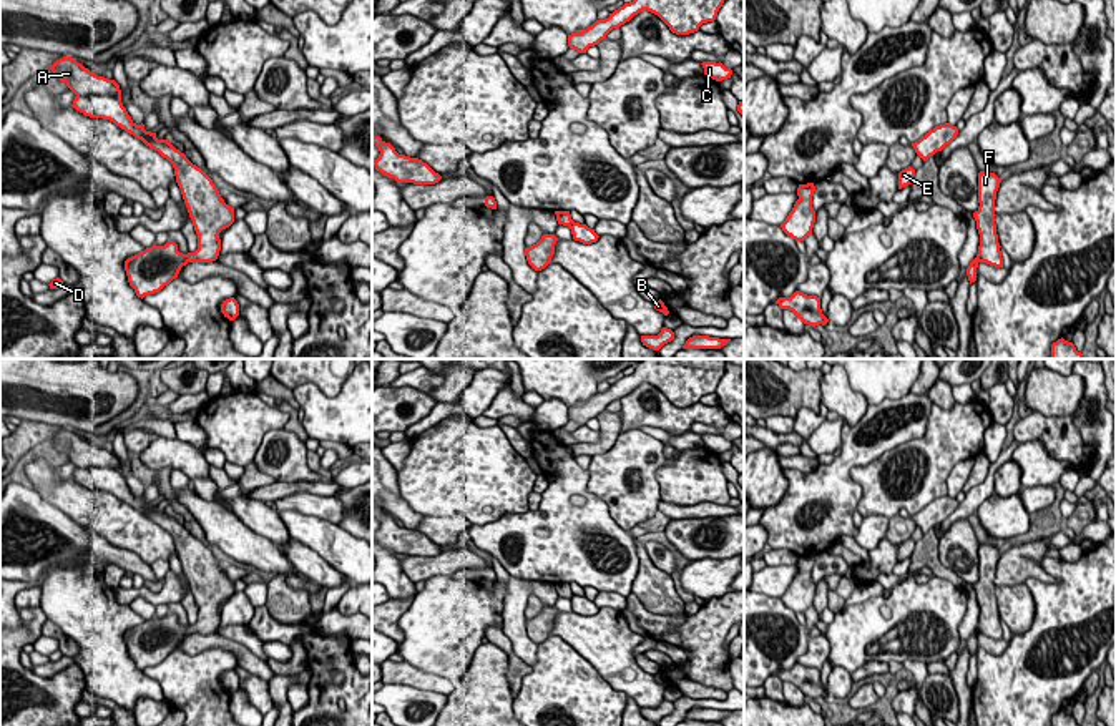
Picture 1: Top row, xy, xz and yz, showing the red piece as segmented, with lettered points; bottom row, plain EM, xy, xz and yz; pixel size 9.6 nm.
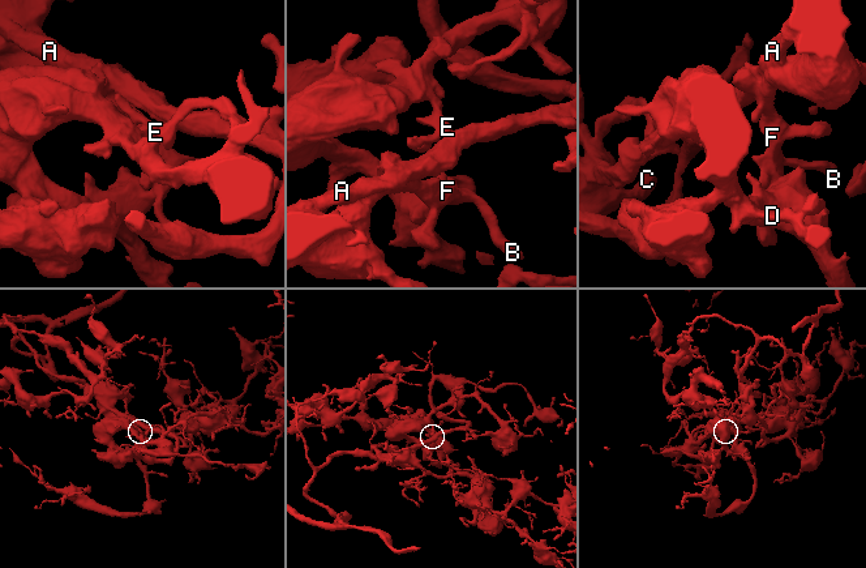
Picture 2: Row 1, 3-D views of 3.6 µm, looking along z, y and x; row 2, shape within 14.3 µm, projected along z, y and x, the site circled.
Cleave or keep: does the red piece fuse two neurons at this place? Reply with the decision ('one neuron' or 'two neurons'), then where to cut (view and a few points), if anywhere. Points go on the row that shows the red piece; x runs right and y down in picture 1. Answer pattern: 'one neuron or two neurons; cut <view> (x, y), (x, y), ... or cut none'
one neuron; cut none

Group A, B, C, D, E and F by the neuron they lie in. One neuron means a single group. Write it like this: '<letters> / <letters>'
A B C D E F

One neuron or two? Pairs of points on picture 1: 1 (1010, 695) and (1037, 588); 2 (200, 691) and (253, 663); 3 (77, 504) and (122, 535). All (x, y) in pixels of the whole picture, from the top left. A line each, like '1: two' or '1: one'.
1: one
2: two
3: one

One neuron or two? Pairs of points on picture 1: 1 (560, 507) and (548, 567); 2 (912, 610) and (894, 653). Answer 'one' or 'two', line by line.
1: one
2: one

